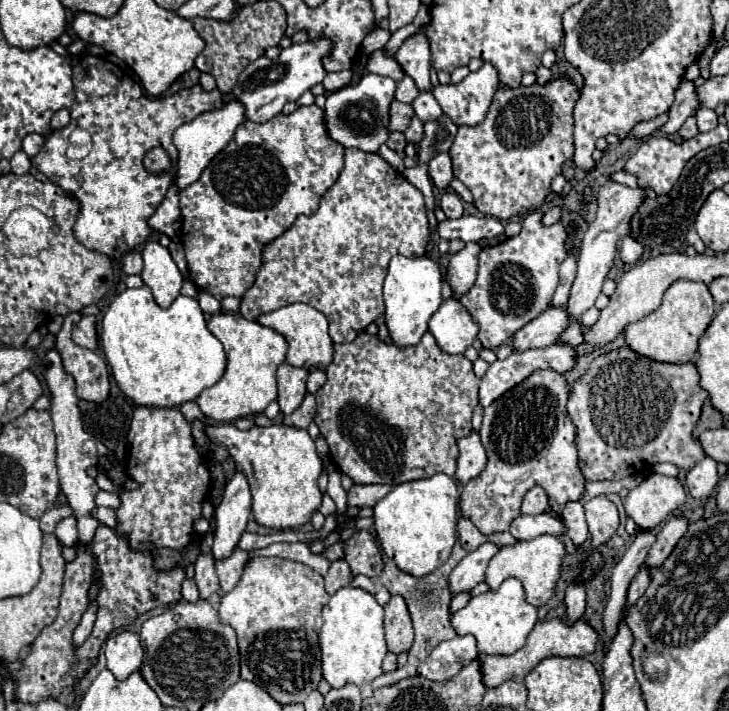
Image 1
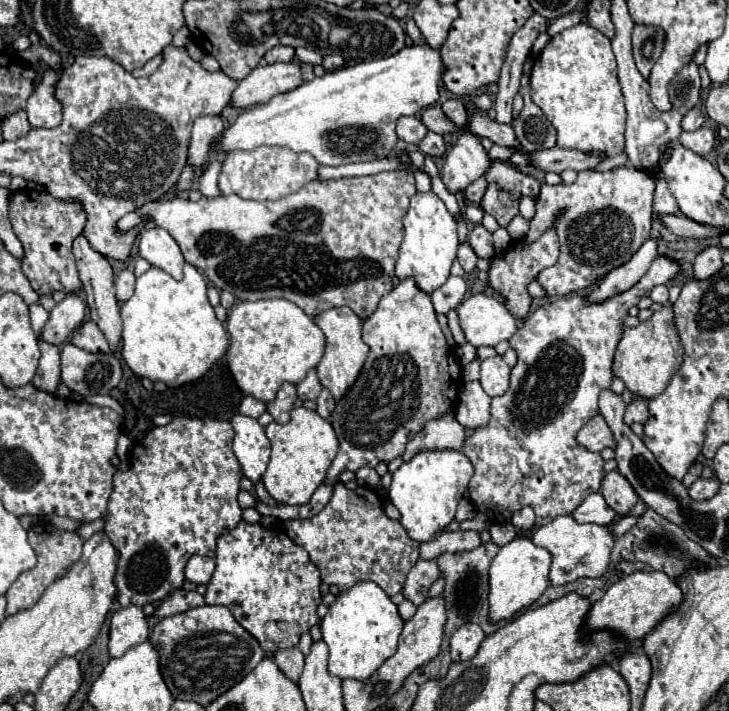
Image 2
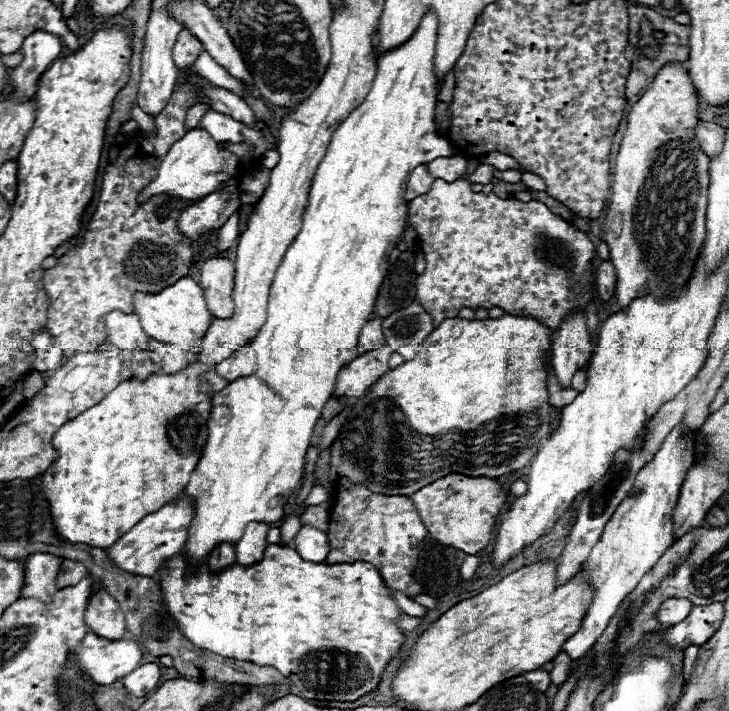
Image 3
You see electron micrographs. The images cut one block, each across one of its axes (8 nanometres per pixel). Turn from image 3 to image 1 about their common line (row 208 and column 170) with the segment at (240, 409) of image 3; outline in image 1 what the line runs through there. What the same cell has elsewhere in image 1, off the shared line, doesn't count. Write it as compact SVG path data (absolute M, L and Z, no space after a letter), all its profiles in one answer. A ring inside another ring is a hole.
M148 286L128 288L114 298L102 320L102 348L120 390L140 406L176 408L196 400L204 388L214 386L226 370L222 342L206 328L204 314L196 298L178 296L170 308L160 308Z

